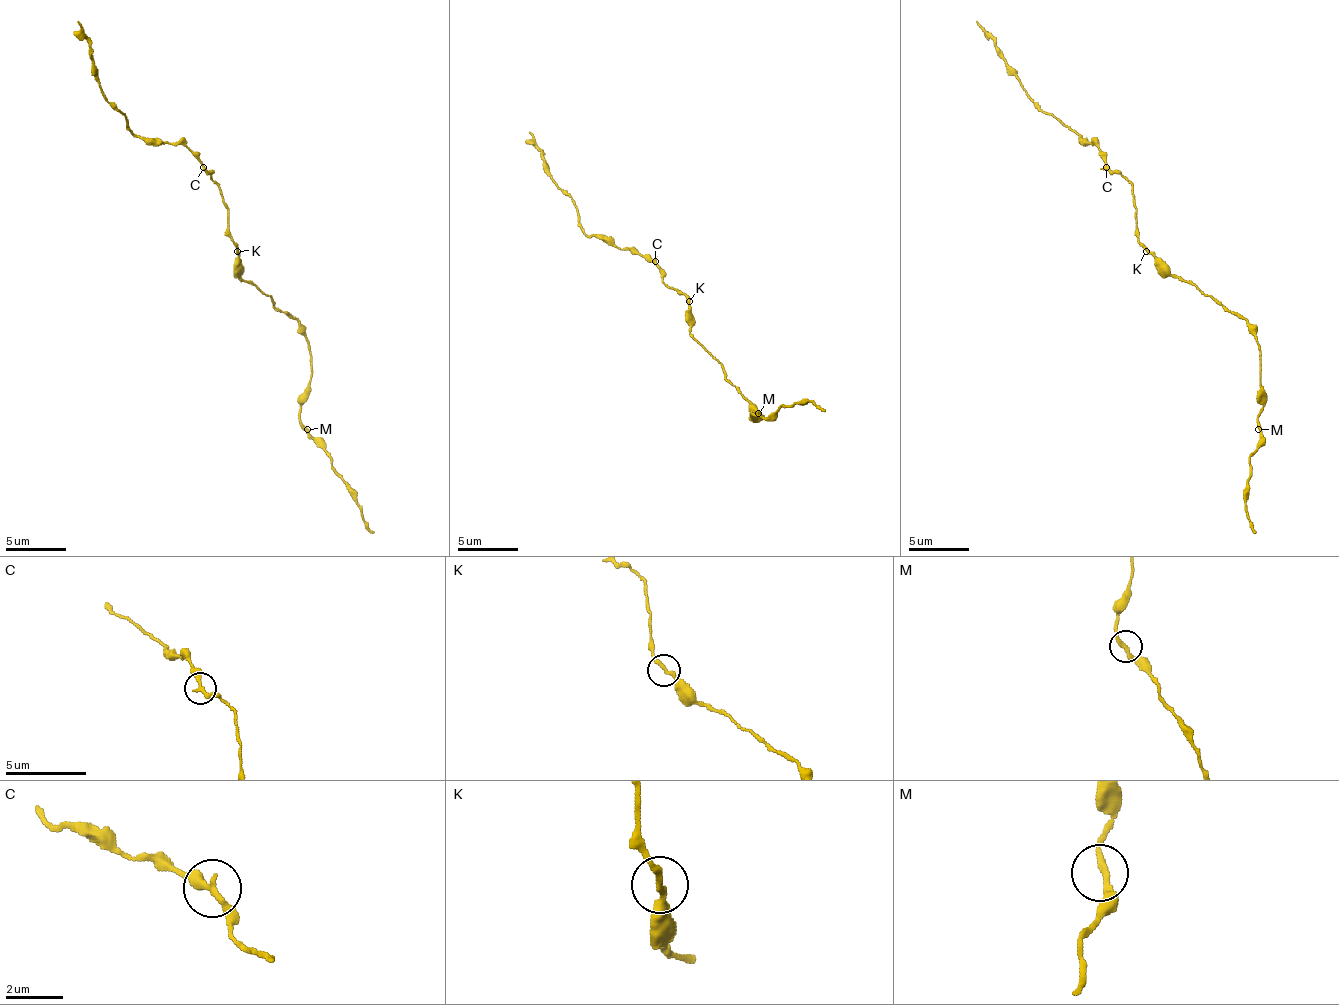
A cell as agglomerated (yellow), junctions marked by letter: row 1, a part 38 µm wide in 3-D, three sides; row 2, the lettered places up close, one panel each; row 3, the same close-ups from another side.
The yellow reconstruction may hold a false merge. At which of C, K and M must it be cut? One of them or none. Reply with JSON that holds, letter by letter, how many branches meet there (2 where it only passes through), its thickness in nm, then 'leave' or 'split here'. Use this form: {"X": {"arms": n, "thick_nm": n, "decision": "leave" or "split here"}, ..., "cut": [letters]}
{"C": {"arms": 2, "thick_nm": 220, "decision": "leave"}, "K": {"arms": 2, "thick_nm": 220, "decision": "leave"}, "M": {"arms": 2, "thick_nm": 220, "decision": "leave"}, "cut": []}

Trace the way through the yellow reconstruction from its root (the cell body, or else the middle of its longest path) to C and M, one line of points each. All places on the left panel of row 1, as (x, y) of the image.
C: (240, 257), (228, 230), (228, 206), (222, 199), (222, 190), (204, 166)
M: (240, 257), (240, 275), (285, 311), (310, 344), (310, 396), (301, 408), (307, 429)

